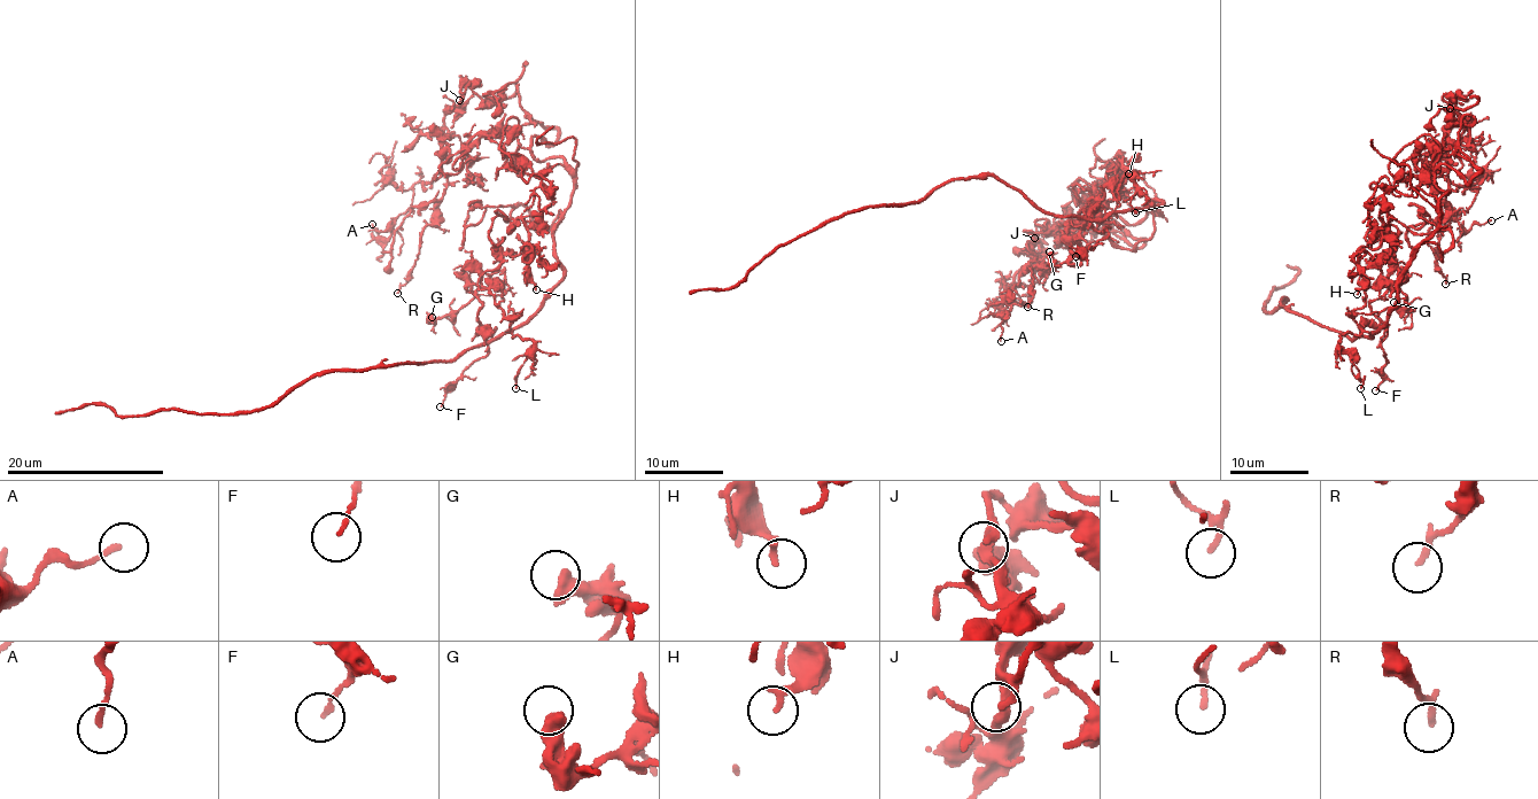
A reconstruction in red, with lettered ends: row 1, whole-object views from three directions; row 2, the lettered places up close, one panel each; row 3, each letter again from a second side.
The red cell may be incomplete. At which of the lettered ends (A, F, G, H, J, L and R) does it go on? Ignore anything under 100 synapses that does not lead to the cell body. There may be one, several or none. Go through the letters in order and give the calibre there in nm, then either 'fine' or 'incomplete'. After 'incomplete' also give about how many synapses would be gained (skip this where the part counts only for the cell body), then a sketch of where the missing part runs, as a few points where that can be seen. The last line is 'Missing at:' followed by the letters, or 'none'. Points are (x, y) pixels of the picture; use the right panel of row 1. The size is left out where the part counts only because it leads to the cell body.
A: 160 nm | fine
F: 110 nm | fine
G: 550 nm | fine
H: 240 nm | fine
J: 140 nm | fine
L: 110 nm | fine
R: 180 nm | fine
Missing at: none

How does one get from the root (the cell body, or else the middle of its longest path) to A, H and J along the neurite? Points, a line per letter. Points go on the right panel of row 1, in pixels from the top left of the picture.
A: (1380, 327), (1413, 249), (1439, 225), (1447, 192), (1432, 146), (1427, 173), (1478, 188), (1458, 225), (1491, 220)
H: (1380, 327), (1412, 250), (1434, 241), (1442, 261), (1450, 231), (1384, 225), (1357, 294)
J: (1380, 327), (1439, 225), (1431, 169), (1460, 154), (1465, 113), (1450, 108)

